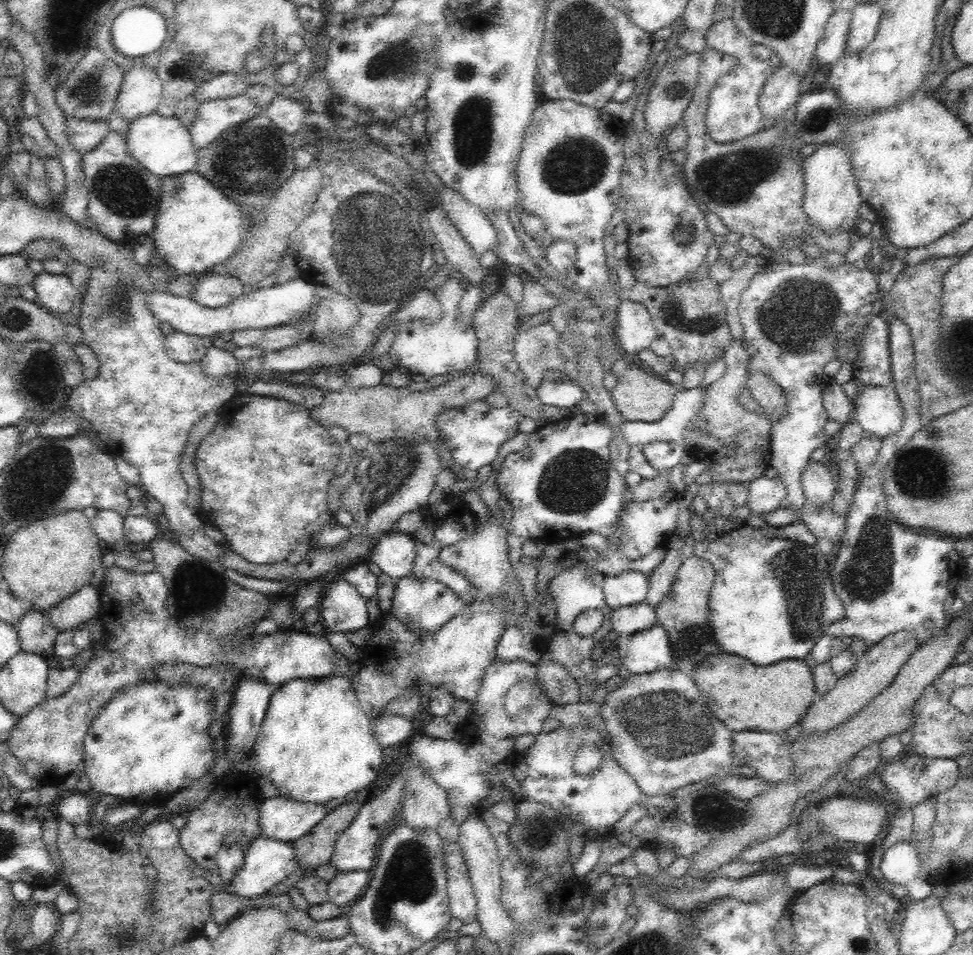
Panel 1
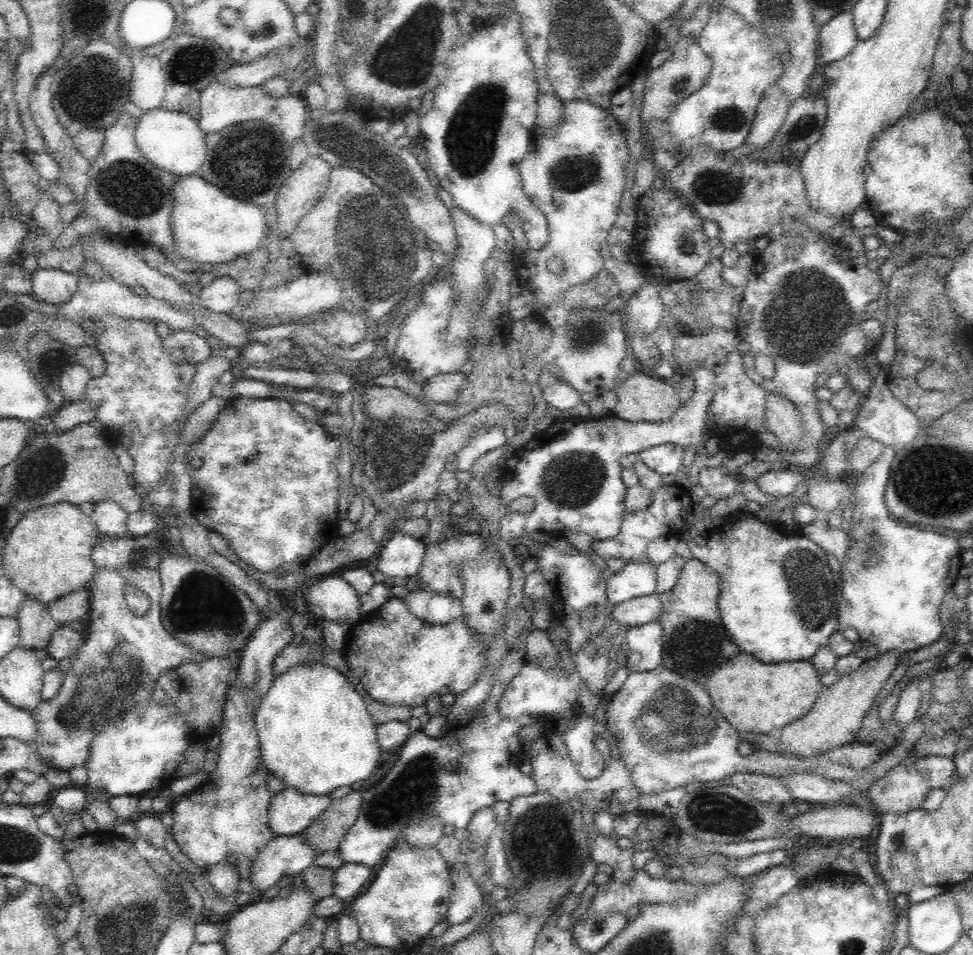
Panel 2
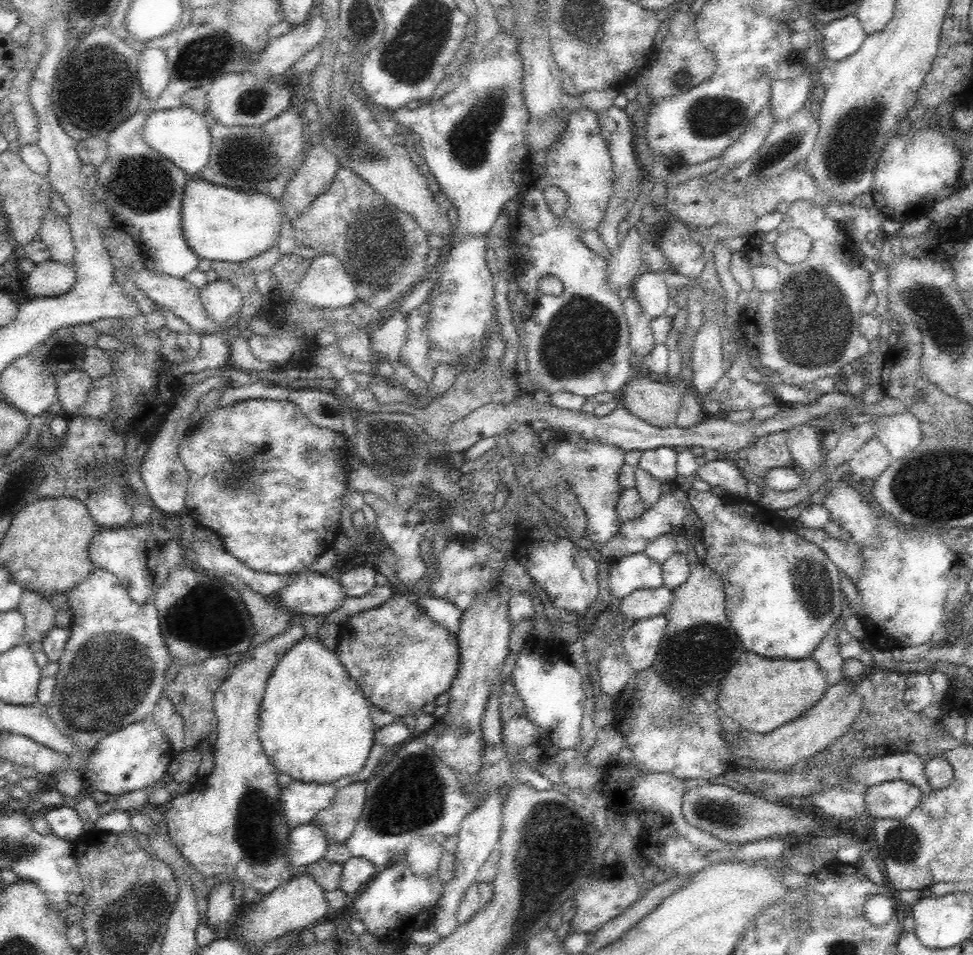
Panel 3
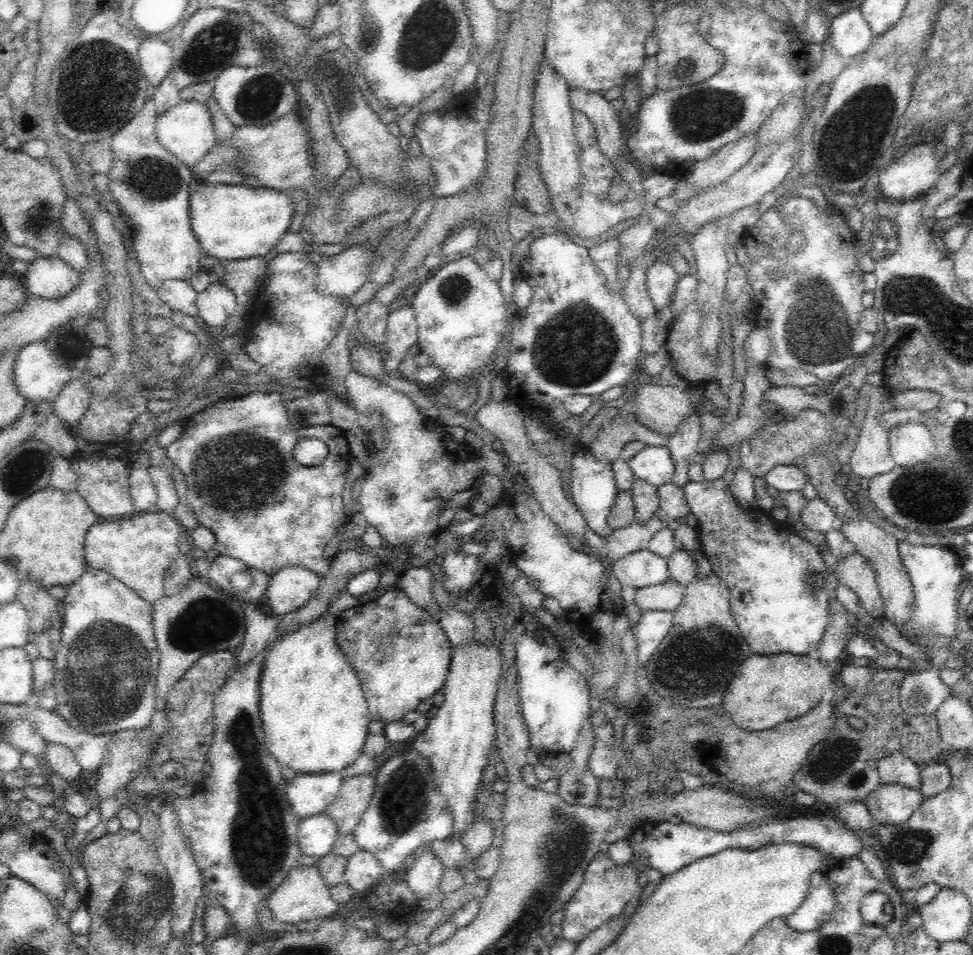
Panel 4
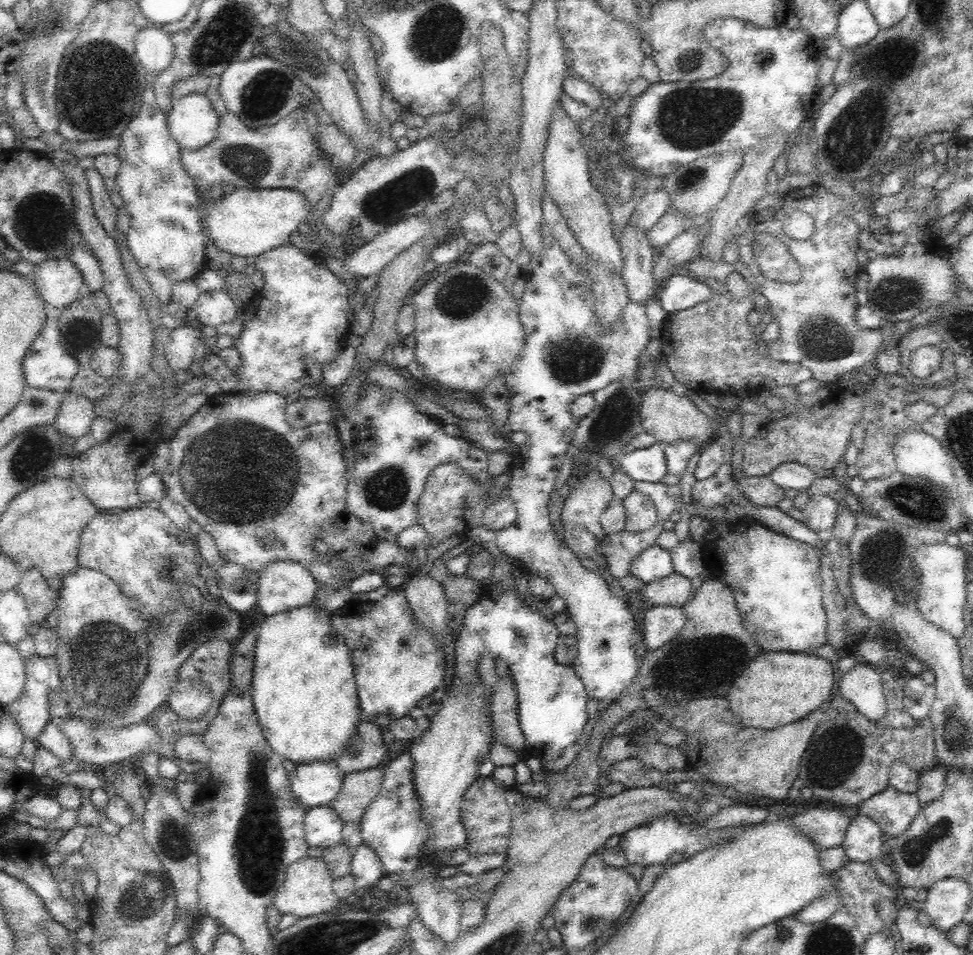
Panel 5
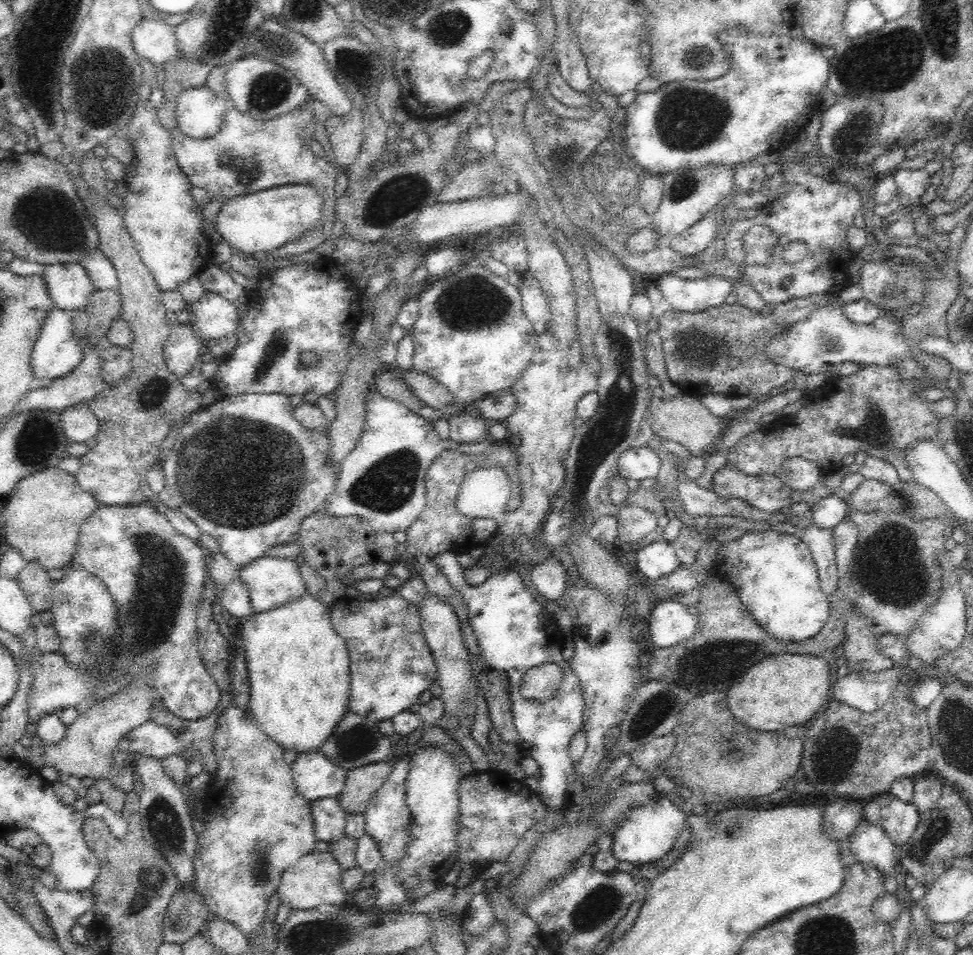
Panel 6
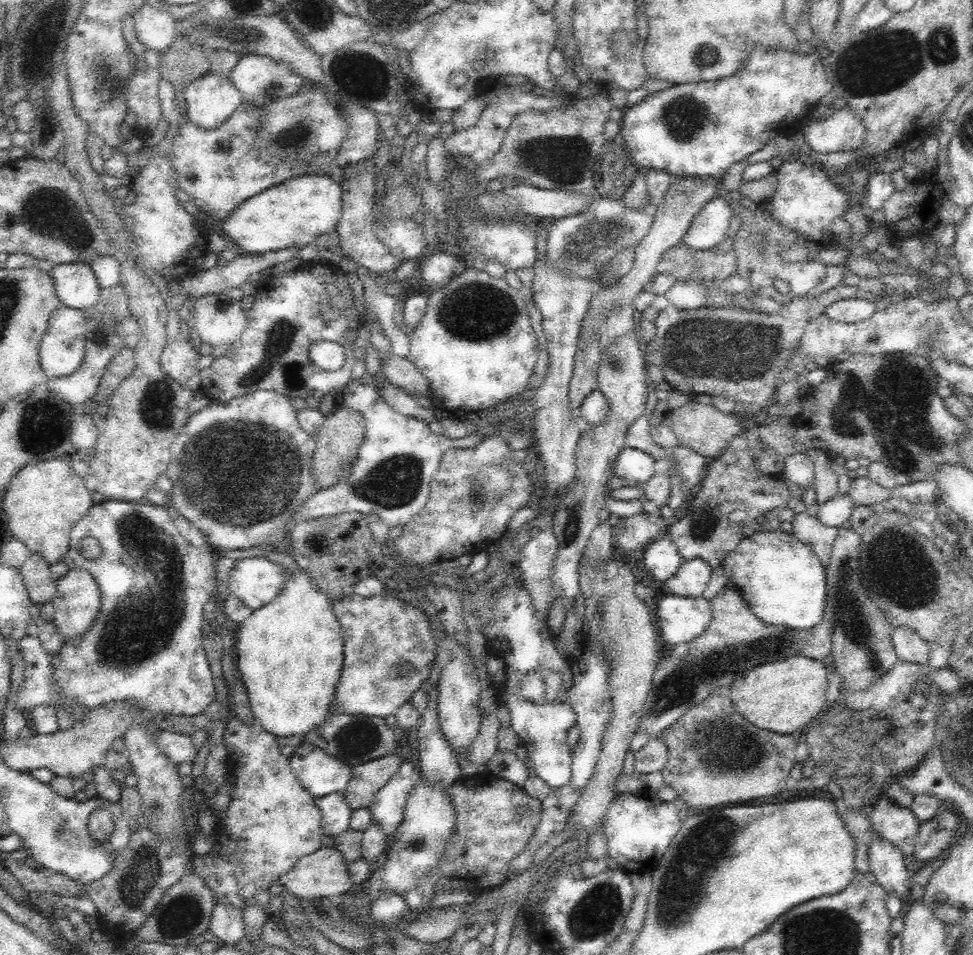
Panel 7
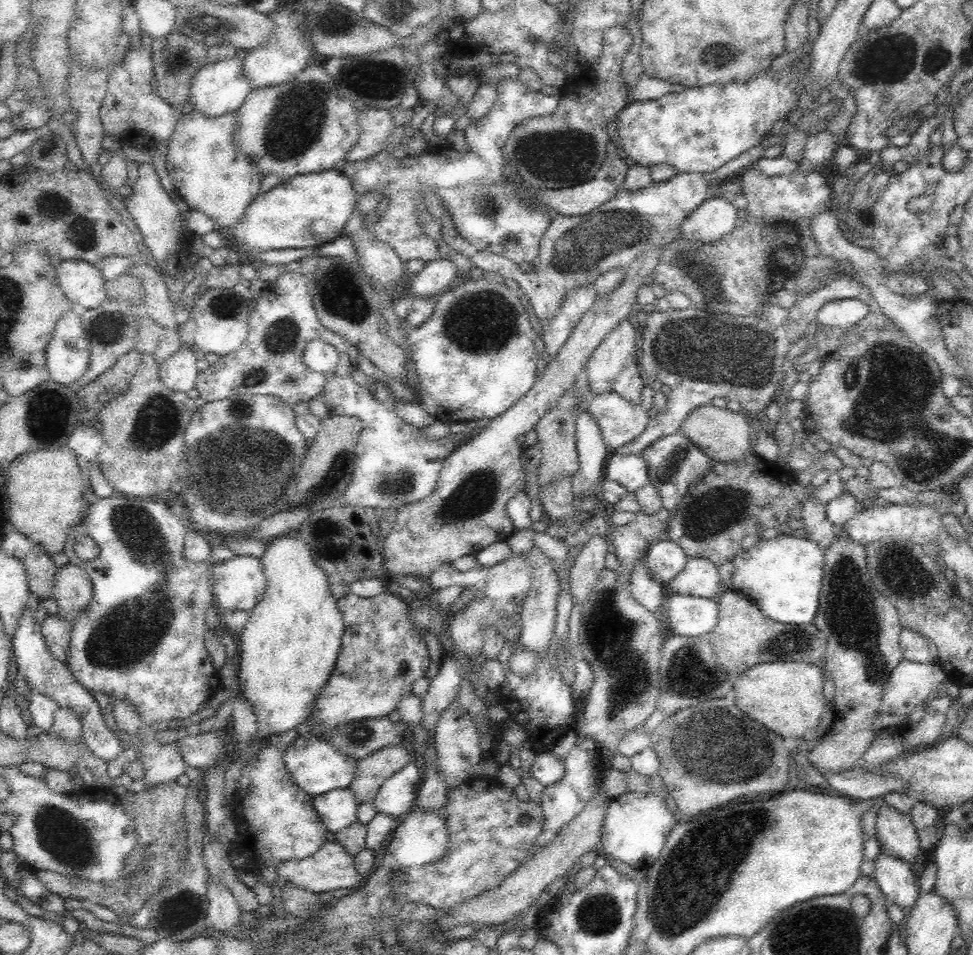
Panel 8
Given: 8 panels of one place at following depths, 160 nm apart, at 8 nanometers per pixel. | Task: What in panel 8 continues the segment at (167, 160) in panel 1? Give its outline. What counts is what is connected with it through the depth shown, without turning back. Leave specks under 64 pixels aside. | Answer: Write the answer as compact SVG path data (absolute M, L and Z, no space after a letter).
M239 55L203 66L192 79L189 100L194 104L194 108L205 116L222 116L236 112L252 90L254 88L245 77L242 58Z

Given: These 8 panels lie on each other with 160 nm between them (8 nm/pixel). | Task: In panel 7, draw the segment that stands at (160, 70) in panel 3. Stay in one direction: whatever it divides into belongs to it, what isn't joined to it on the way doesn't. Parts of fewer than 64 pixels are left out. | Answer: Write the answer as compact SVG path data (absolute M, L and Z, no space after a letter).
M148 3L144 4L134 12L133 23L141 44L159 53L180 35L177 20L163 5L162 10L158 10Z

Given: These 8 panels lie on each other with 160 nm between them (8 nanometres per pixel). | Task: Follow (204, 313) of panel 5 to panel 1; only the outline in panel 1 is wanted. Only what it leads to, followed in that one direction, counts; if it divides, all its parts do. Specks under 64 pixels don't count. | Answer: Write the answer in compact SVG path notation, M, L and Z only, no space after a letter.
M208 274L198 278L191 298L207 308L227 306L234 298L239 297L246 287L241 280L230 274Z

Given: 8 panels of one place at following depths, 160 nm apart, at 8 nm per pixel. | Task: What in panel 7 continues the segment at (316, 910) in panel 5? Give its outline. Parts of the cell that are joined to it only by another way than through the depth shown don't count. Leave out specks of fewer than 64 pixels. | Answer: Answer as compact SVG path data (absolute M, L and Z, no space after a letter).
M322 846L319 850L300 858L299 862L287 874L278 878L288 892L298 898L334 898L334 896L344 896L352 888L354 882L350 878L348 871L349 863L344 859L342 853L334 846Z

